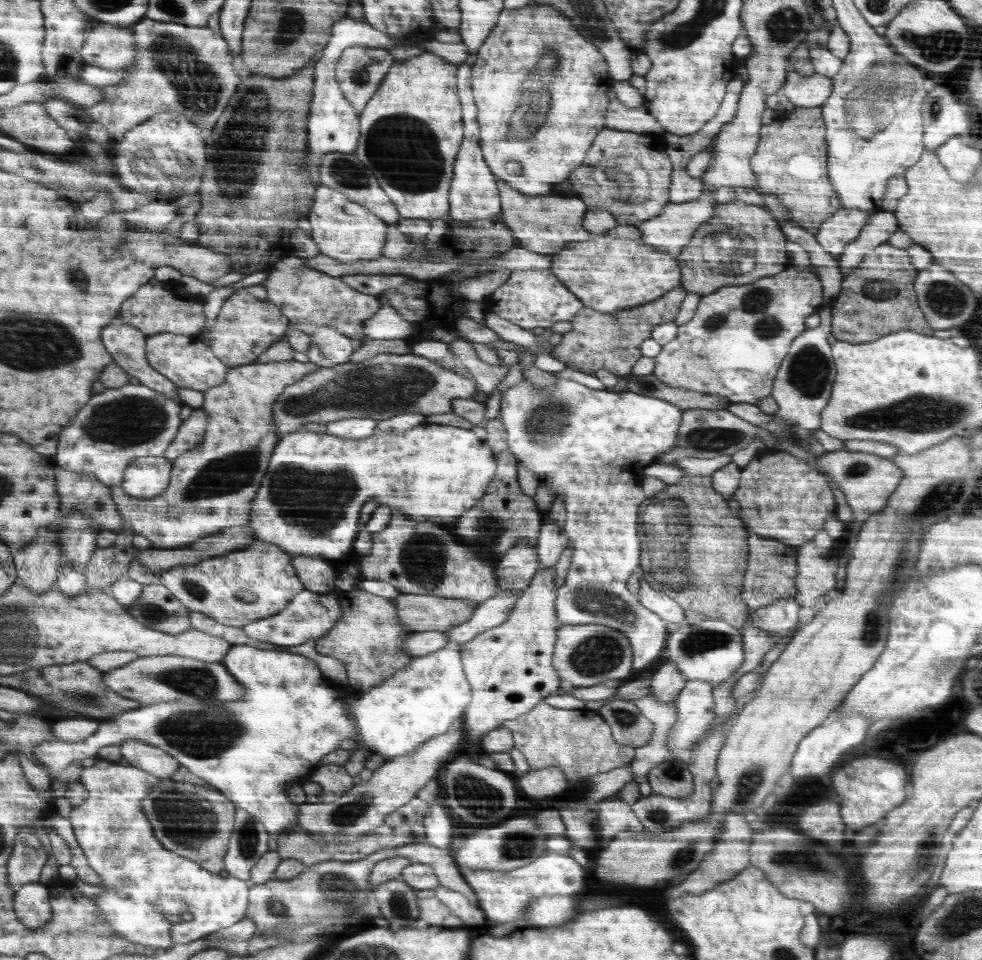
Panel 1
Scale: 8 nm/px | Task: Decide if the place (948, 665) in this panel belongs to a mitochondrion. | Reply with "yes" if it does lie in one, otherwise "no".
yes

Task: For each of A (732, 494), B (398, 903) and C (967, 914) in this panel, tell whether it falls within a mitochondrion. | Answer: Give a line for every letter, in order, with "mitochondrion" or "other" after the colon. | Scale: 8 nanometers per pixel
A: other
B: mitochondrion
C: mitochondrion

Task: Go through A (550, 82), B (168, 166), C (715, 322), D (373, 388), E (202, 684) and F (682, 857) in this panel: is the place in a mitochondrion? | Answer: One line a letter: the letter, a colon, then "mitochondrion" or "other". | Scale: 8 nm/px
A: mitochondrion
B: mitochondrion
C: mitochondrion
D: mitochondrion
E: mitochondrion
F: mitochondrion

